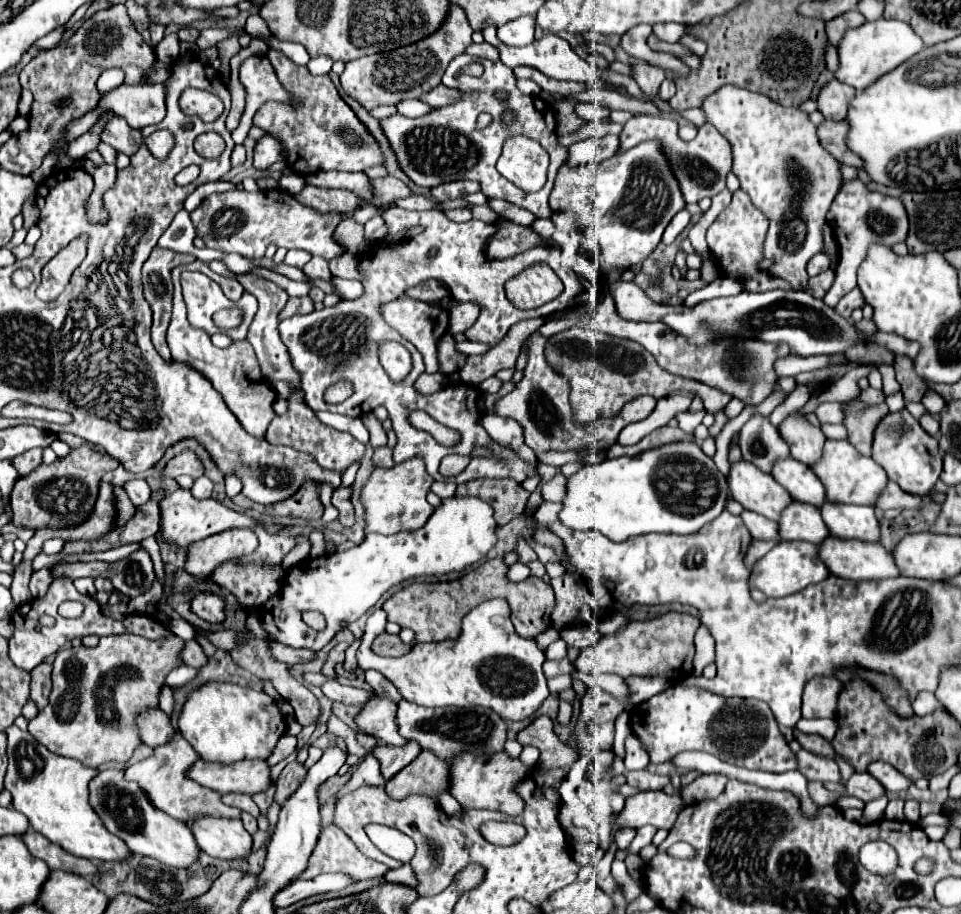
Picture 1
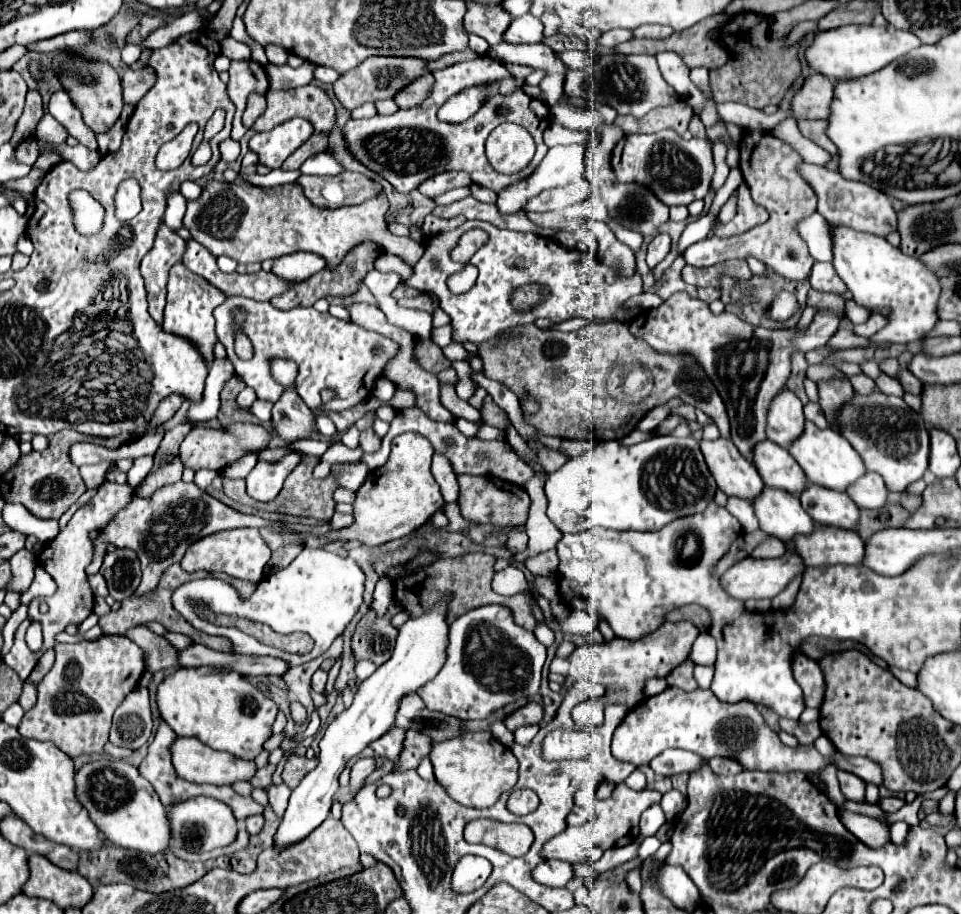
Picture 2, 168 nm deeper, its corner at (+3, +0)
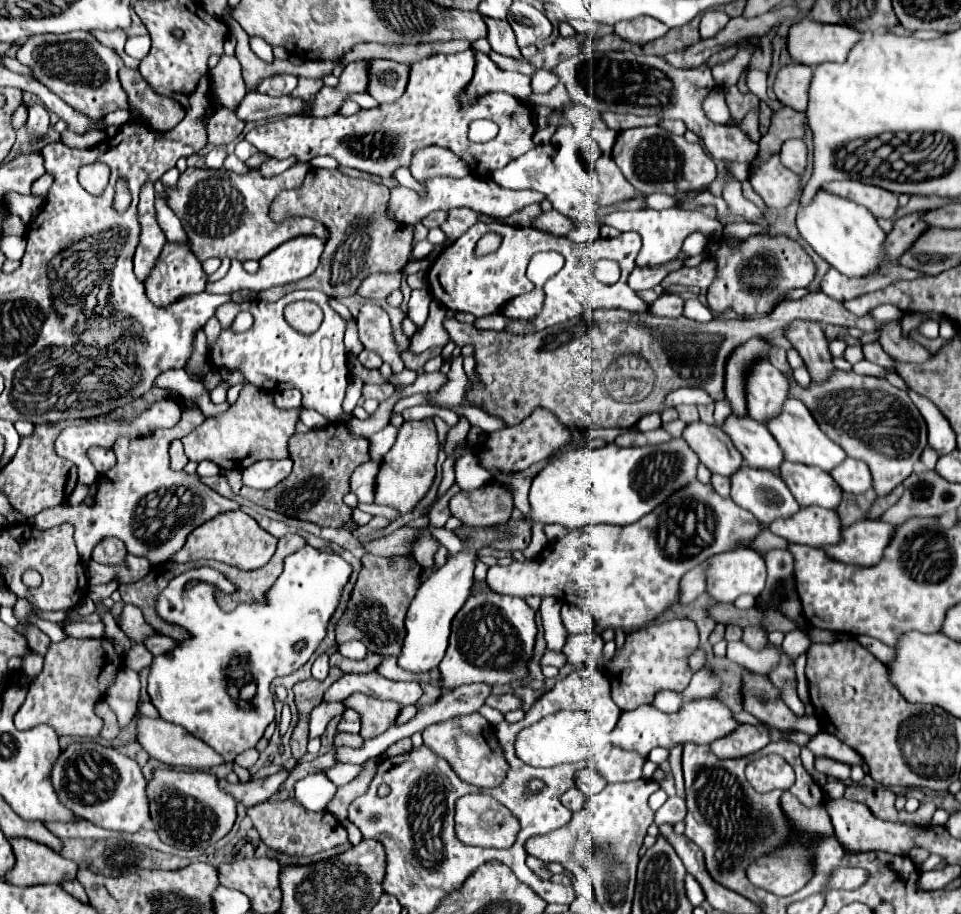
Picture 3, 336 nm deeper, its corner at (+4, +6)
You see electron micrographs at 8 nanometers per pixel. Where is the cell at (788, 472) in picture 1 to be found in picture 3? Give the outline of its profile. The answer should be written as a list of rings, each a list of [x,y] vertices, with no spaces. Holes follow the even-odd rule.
[[[730,415],[722,429],[742,453],[746,467],[778,471],[784,463],[784,453],[764,423],[752,421],[750,417]]]

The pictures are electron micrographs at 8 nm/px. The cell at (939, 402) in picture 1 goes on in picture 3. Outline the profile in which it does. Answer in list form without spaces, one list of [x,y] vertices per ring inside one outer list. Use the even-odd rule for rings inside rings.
[[[868,343],[868,345],[862,347],[862,351],[864,351],[864,357],[866,357],[868,361],[872,361],[872,363],[876,363],[876,365],[882,365],[882,367],[886,367],[888,371],[896,373],[896,363],[894,363],[894,359],[890,359],[890,355],[884,353],[884,349],[882,349],[880,343]]]

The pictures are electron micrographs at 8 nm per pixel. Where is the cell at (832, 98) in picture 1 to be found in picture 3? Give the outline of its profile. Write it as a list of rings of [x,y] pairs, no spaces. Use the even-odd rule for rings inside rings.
[[[790,63],[780,69],[774,81],[774,93],[784,105],[792,107],[794,111],[806,111],[810,81],[812,81],[812,67]]]

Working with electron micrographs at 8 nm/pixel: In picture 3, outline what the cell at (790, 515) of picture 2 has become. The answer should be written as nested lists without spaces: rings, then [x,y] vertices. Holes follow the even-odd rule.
[[[744,467],[738,473],[732,475],[732,493],[730,497],[744,507],[746,511],[750,511],[762,525],[770,525],[776,519],[786,519],[792,517],[800,511],[800,505],[796,503],[794,495],[790,493],[790,489],[786,487],[786,483],[782,481],[782,477],[774,471],[762,471],[762,469],[750,469]]]

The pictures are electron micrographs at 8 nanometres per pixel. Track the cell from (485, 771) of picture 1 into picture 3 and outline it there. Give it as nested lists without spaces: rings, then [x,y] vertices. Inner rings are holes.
[[[468,713],[468,715],[458,715],[442,723],[434,723],[422,731],[424,745],[438,757],[450,761],[454,773],[458,777],[474,787],[480,789],[494,789],[502,785],[506,779],[506,759],[504,759],[504,749],[498,745],[498,739],[494,737],[494,727],[480,715],[480,713]]]

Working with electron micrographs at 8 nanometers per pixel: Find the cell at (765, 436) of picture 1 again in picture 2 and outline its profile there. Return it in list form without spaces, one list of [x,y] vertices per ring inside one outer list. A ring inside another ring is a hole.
[[[685,291],[673,293],[661,307],[657,309],[647,309],[641,315],[637,315],[633,321],[629,321],[629,329],[635,337],[647,341],[655,351],[659,353],[689,353],[693,355],[705,369],[707,377],[715,383],[727,413],[729,413],[729,421],[731,421],[731,439],[735,443],[735,447],[745,455],[751,457],[751,447],[765,437],[765,417],[767,417],[767,407],[771,403],[771,399],[785,387],[785,381],[791,373],[791,361],[789,355],[793,351],[811,351],[817,349],[821,345],[825,345],[833,333],[839,329],[841,319],[839,315],[831,315],[829,311],[825,313],[817,313],[811,321],[811,325],[803,331],[799,331],[797,327],[789,327],[789,329],[765,329],[765,327],[757,327],[751,325],[747,321],[741,321],[739,317],[731,315],[731,313],[721,313],[721,315],[713,315],[709,311],[709,305],[701,299],[689,297]]]

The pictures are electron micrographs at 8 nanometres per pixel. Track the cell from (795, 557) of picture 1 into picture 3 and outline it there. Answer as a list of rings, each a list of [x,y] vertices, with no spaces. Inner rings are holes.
[[[736,549],[712,557],[706,591],[714,601],[734,603],[744,593],[758,597],[766,587],[766,579],[762,555],[750,549]]]

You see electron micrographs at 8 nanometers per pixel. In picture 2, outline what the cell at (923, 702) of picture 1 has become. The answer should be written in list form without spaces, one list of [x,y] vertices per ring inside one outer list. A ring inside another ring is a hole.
[[[889,667],[889,671],[891,671],[895,677],[899,677],[901,683],[905,683],[907,687],[915,687],[915,685],[917,685],[917,677],[915,677],[915,673],[911,673],[911,671],[903,671],[903,669],[897,669],[897,667]]]

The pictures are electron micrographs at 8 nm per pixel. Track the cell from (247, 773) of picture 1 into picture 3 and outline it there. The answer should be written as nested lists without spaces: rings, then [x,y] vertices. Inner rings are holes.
[[[148,717],[138,719],[138,741],[150,753],[150,757],[154,757],[174,769],[206,771],[206,769],[212,769],[212,767],[218,767],[224,763],[222,757],[218,757],[218,753],[214,753],[214,749],[210,749],[204,741],[198,741],[194,735],[186,733],[186,729],[182,729],[178,725],[170,725],[164,719],[148,719]]]

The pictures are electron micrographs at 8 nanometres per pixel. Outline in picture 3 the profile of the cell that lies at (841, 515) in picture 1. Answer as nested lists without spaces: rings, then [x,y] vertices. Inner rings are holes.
[[[784,461],[780,477],[786,481],[800,507],[818,505],[824,509],[836,509],[842,501],[842,489],[838,489],[838,483],[830,477],[830,473],[818,467]]]

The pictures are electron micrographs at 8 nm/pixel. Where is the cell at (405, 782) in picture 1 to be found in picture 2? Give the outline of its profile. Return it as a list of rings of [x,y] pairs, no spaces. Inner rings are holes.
[[[415,729],[407,731],[407,737],[403,741],[403,751],[401,751],[399,759],[395,761],[393,771],[417,769],[419,761],[423,759],[423,755],[429,755],[429,751],[431,751],[431,739],[427,735],[421,735]]]

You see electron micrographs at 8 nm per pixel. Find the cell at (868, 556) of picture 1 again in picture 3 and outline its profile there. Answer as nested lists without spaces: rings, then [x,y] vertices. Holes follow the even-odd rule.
[[[802,507],[794,517],[774,521],[770,531],[786,537],[790,543],[812,545],[816,549],[842,541],[842,523],[838,513],[822,507]]]

